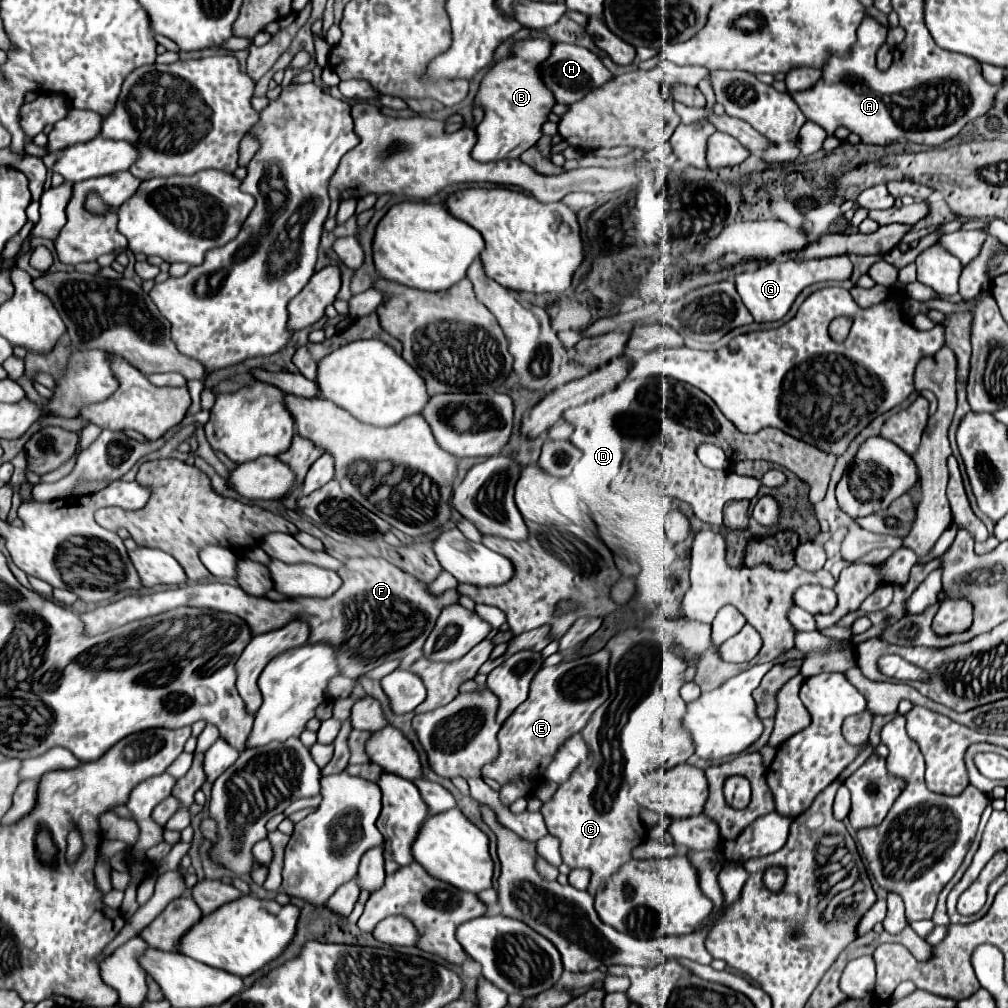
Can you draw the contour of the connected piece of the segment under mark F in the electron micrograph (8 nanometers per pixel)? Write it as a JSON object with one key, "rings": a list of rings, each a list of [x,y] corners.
{"rings":[[[349,558],[347,564],[339,570],[343,578],[343,586],[329,598],[295,598],[273,602],[267,598],[257,598],[243,592],[239,586],[229,586],[221,582],[209,584],[193,584],[193,586],[177,586],[171,590],[145,594],[145,596],[125,596],[113,604],[99,606],[91,612],[81,614],[85,622],[87,634],[101,634],[133,620],[143,620],[149,616],[157,616],[181,606],[193,608],[209,608],[217,612],[227,612],[243,618],[253,634],[261,634],[265,630],[275,630],[277,626],[285,626],[289,620],[305,620],[311,628],[311,642],[317,638],[325,638],[337,646],[337,660],[341,662],[341,674],[349,678],[359,678],[379,666],[385,660],[399,658],[399,668],[415,672],[421,676],[427,686],[427,698],[421,702],[415,712],[431,712],[439,706],[445,706],[459,694],[459,684],[475,678],[481,664],[489,658],[493,650],[491,640],[483,640],[473,647],[457,664],[439,664],[425,658],[421,646],[433,628],[441,606],[449,606],[449,602],[457,602],[457,590],[447,590],[443,596],[435,598],[427,592],[427,586],[417,582],[413,576],[401,572],[393,564],[383,558]]]}

